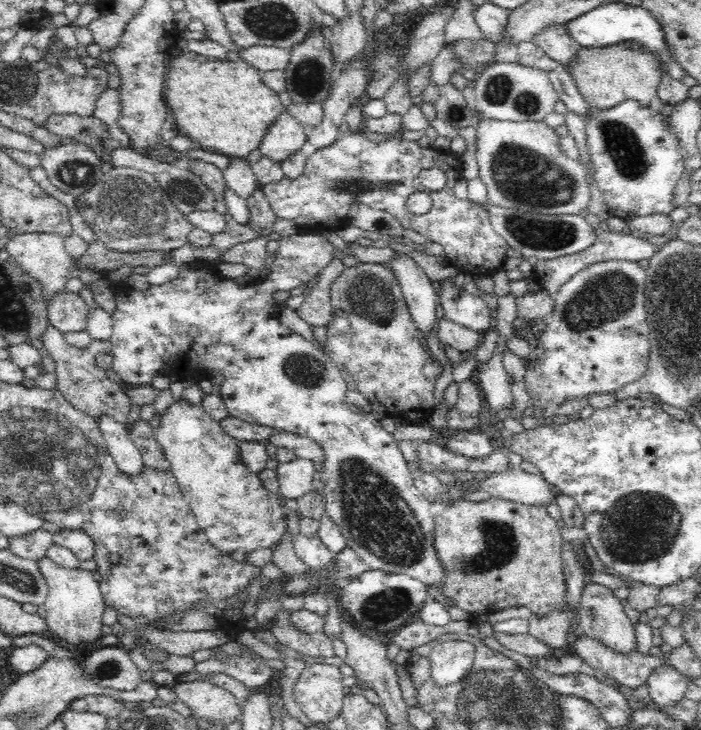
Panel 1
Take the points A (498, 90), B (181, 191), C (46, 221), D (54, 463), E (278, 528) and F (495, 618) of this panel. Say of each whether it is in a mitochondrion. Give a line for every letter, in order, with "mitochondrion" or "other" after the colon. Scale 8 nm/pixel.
A: mitochondrion
B: mitochondrion
C: other
D: mitochondrion
E: other
F: other

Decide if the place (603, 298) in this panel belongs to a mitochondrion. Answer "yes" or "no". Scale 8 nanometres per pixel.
yes

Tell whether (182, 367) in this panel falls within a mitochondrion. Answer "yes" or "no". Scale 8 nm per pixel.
no

